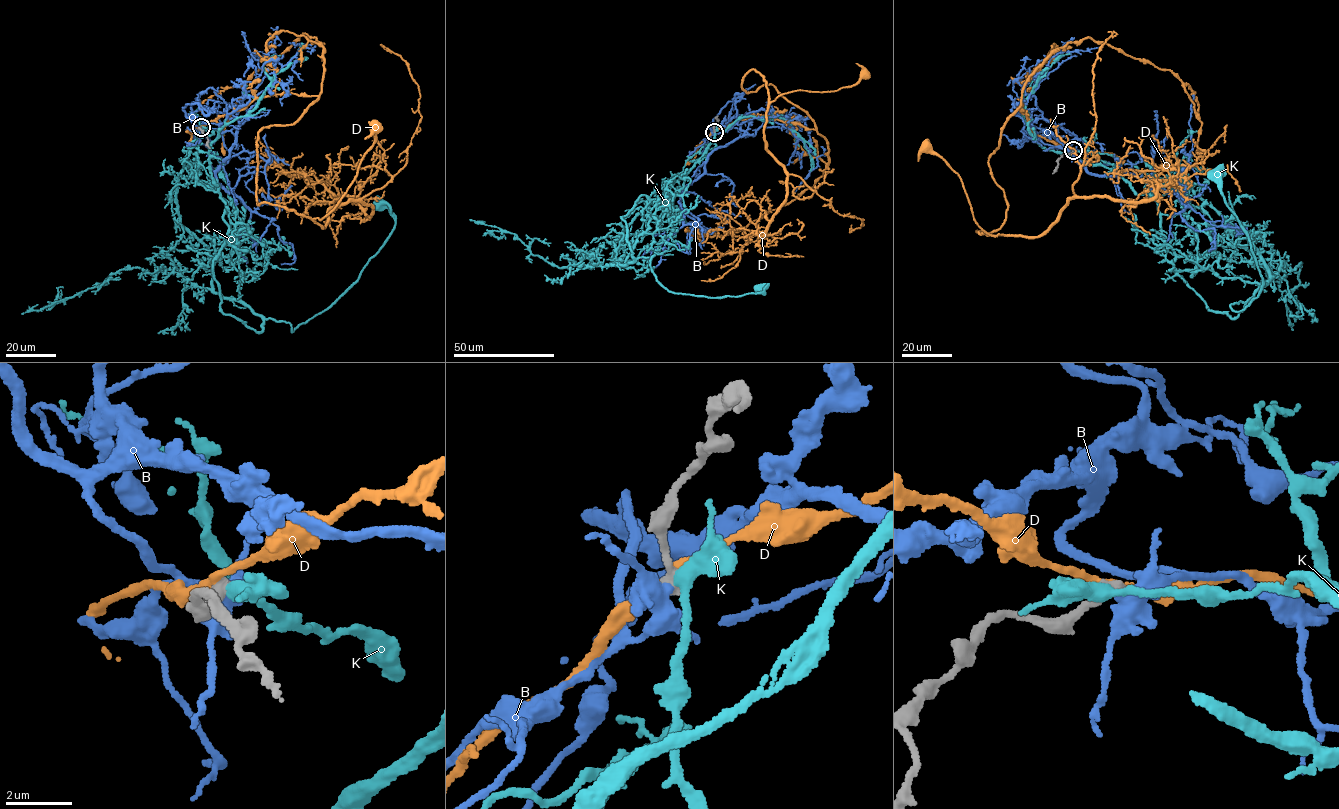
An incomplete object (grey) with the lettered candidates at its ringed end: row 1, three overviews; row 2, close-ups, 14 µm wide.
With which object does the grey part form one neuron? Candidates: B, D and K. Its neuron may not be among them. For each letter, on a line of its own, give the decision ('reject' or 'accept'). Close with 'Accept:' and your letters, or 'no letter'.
B: reject
D: reject
K: reject
Accept: no letter

